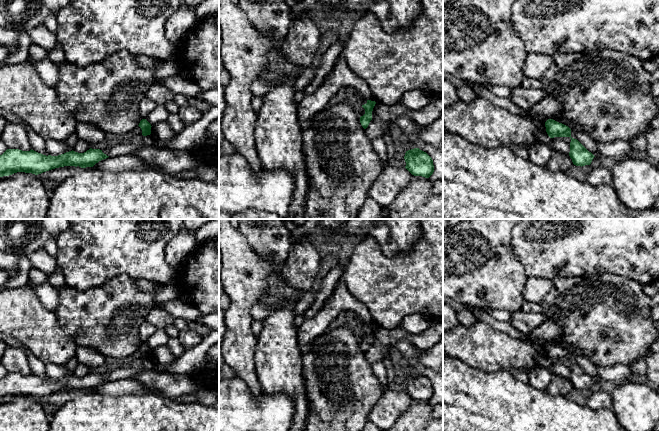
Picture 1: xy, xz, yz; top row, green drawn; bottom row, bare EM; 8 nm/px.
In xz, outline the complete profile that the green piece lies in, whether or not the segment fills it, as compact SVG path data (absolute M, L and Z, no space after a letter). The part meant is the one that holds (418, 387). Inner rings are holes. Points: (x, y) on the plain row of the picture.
M419 372L406 375L404 383L405 392L414 400L429 402L434 396L432 382Z

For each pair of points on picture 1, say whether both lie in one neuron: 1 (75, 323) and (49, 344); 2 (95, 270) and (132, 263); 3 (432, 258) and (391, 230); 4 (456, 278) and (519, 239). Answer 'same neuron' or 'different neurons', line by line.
1: different neurons
2: same neuron
3: different neurons
4: different neurons

